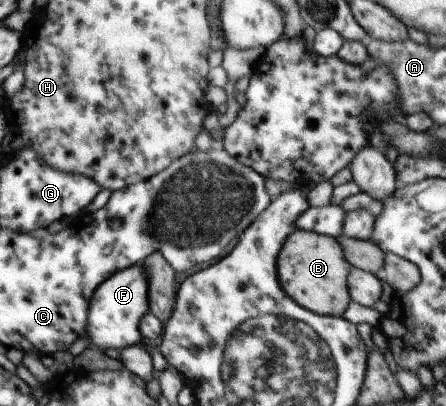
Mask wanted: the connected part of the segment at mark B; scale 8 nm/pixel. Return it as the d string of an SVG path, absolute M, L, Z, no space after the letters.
M296 229L285 239L276 263L283 292L301 308L318 315L344 315L351 302L347 277L353 267L345 260L336 238Z

